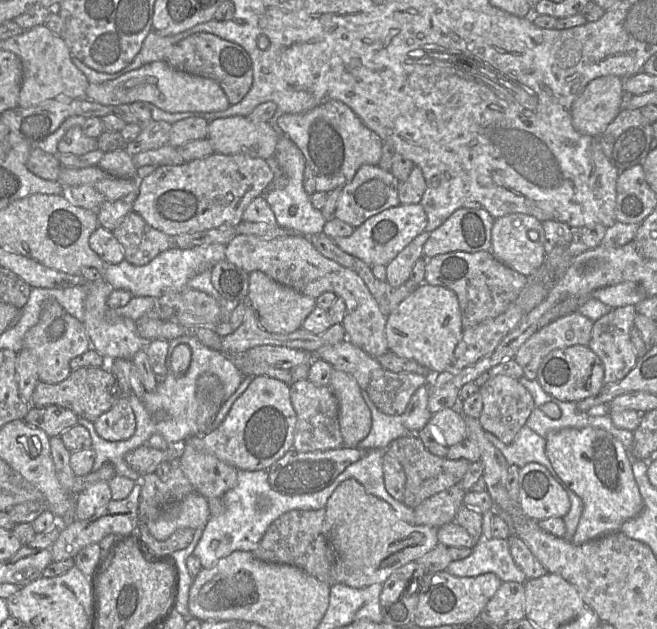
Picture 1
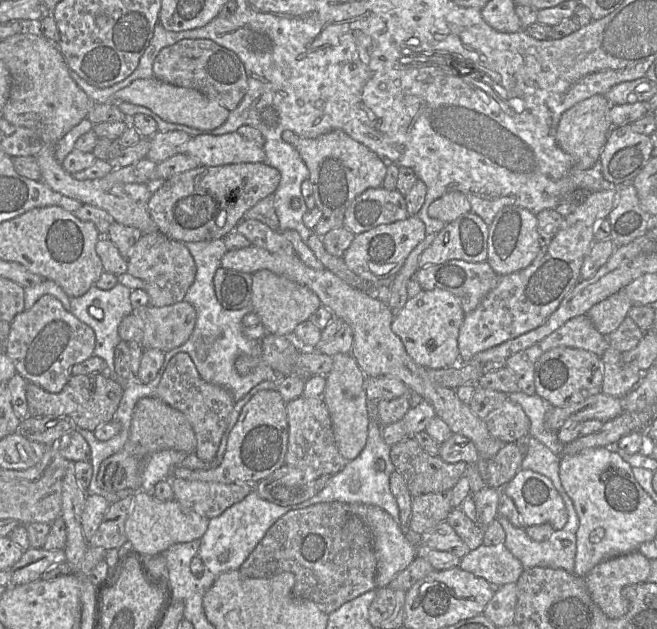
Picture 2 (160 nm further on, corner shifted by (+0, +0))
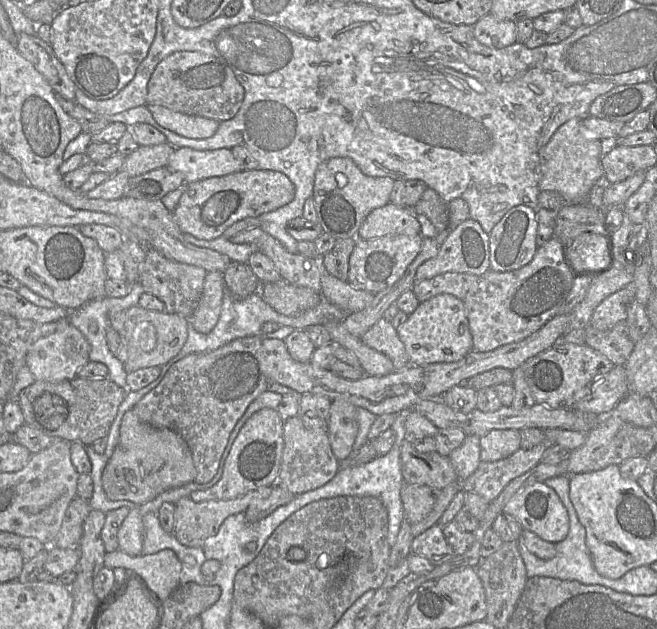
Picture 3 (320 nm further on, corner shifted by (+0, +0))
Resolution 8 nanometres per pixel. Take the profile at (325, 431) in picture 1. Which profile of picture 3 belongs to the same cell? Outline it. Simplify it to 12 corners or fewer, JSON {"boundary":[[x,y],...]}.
{"boundary":[[284,421],[277,484],[295,496],[328,483],[341,462],[326,428]]}

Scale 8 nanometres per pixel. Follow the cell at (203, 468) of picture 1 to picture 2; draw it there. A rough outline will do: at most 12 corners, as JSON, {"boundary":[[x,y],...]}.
{"boundary":[[171,478],[174,499],[212,519],[255,489]]}

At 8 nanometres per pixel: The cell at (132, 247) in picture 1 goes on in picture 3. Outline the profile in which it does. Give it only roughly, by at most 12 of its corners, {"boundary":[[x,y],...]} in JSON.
{"boundary":[[146,249],[137,283],[189,318],[207,271]]}

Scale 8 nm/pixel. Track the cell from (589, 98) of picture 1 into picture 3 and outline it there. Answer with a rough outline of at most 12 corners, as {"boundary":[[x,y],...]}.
{"boundary":[[582,118],[542,149],[540,191],[586,202],[604,175]]}

